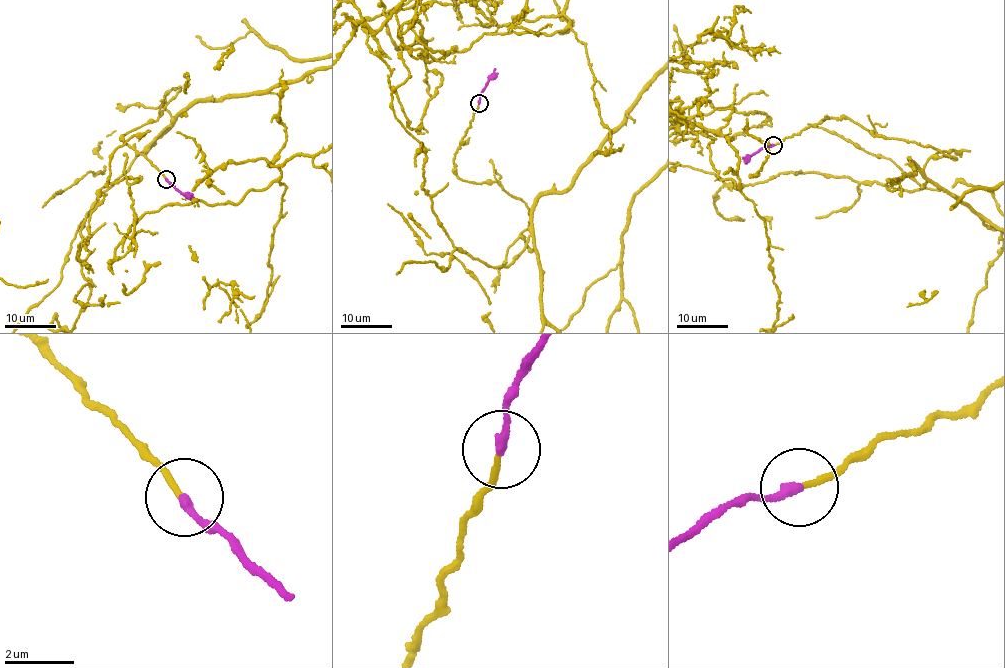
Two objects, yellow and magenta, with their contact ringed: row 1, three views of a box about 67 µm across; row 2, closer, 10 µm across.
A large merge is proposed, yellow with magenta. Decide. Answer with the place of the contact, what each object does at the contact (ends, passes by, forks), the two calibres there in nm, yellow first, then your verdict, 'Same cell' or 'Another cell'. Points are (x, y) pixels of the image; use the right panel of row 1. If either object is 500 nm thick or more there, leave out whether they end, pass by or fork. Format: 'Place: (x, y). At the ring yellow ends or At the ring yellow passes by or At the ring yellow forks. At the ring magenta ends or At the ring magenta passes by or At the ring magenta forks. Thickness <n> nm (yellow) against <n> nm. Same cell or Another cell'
Place: (773, 145). At the ring yellow ends. At the ring magenta ends. Thickness 160 nm (yellow) against 260 nm. Same cell

